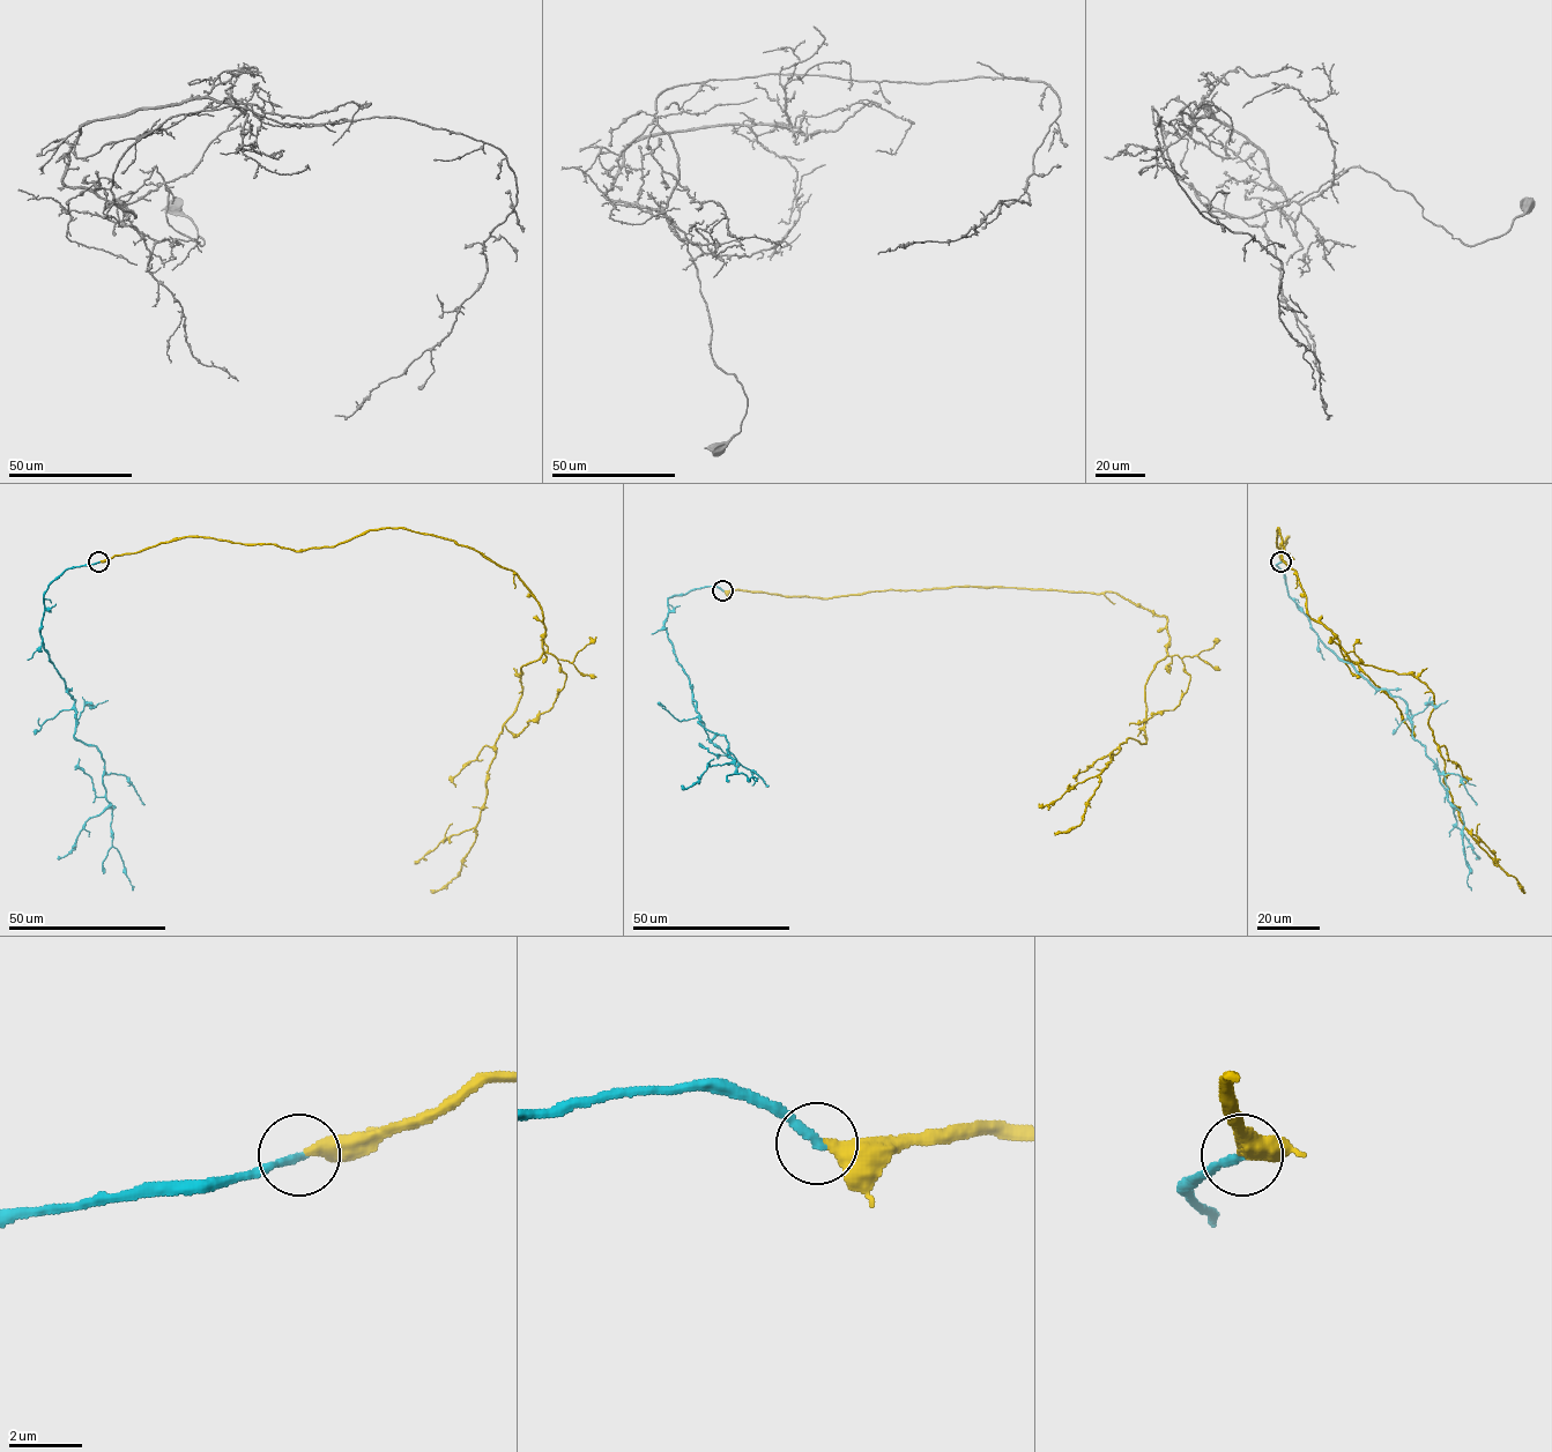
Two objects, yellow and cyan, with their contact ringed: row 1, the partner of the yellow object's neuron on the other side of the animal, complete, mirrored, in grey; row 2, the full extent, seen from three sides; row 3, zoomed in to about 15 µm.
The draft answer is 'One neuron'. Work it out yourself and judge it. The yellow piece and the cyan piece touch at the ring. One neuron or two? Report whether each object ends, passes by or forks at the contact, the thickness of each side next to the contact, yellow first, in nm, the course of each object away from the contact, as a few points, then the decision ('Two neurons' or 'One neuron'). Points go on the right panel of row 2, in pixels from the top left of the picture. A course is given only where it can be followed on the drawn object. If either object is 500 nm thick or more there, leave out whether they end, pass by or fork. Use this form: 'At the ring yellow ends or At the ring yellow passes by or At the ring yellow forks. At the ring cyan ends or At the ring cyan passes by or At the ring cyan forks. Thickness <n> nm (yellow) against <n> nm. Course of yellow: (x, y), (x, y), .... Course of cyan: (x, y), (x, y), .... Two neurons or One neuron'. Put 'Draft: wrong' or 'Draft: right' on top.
Draft: wrong
At the ring yellow ends. At the ring cyan ends. Thickness 400 nm (yellow) against 240 nm. Course of yellow: (1282, 561), (1277, 528), (1307, 615), (1350, 660), (1432, 693), (1458, 819), (1524, 892). Course of cyan: (1282, 561), (1276, 565), (1289, 596), (1317, 637), (1374, 686), (1405, 702), (1412, 736), (1462, 814), (1471, 890). Two neurons

